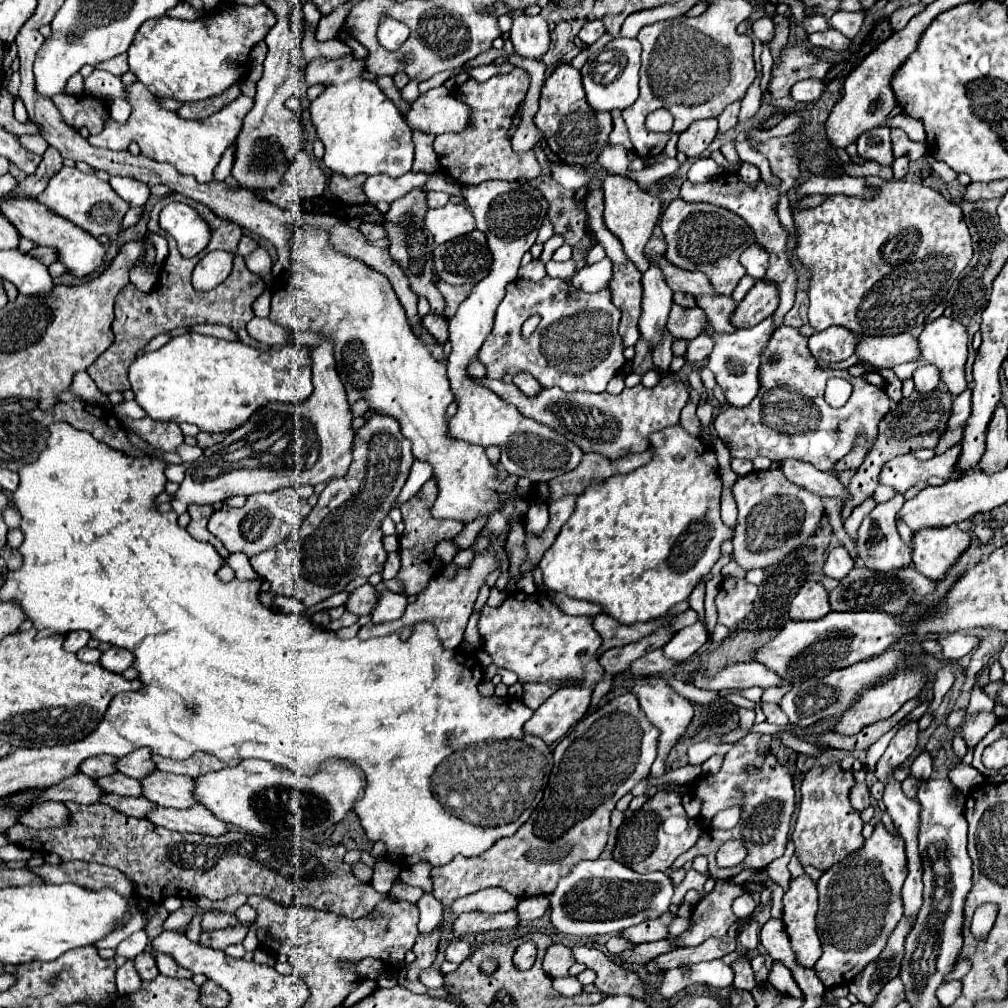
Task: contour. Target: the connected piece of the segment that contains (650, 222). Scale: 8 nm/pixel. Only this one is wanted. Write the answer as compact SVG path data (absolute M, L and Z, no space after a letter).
M609 174L603 182L603 192L605 192L605 210L603 210L603 220L605 226L621 240L623 250L631 262L635 262L635 268L639 272L647 272L649 260L643 254L643 248L647 240L653 234L653 226L659 220L661 214L661 200L651 196L649 192L639 190L635 180L629 180L619 174Z

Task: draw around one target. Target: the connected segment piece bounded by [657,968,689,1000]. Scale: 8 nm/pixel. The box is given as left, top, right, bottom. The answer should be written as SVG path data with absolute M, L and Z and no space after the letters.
M673 968L673 970L667 970L661 974L661 982L659 982L659 988L657 992L663 996L663 998L675 998L683 988L687 988L689 982L681 980L679 978L679 968Z

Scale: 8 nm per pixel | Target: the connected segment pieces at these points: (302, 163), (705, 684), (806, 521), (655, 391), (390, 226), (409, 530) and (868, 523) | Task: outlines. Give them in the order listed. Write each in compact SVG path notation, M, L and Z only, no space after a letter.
M301 150L295 156L295 162L289 166L287 180L283 180L283 186L279 186L279 190L267 190L267 194L261 196L267 198L271 204L301 214L301 201L321 196L325 184L327 176L321 170L321 166L315 160L311 160L305 154L305 150Z
M745 662L745 664L731 664L725 670L721 670L719 674L715 674L713 678L705 678L701 674L697 674L693 678L693 684L697 688L705 688L705 690L733 690L733 688L751 688L751 686L759 686L759 688L773 688L773 686L783 686L785 680L775 674L773 670L769 670L767 666L763 666L761 662Z
M781 468L761 472L753 470L751 474L737 478L731 494L739 508L737 530L733 538L733 560L745 570L767 568L799 550L801 544L815 536L815 530L825 516L823 500L789 482Z
M667 374L655 388L645 388L641 384L625 388L621 394L613 396L609 392L563 392L559 388L545 388L539 396L527 398L513 382L477 378L477 382L491 392L495 392L505 402L517 406L517 410L539 424L547 424L559 430L565 438L575 442L583 452L599 452L607 458L619 458L627 452L645 452L649 448L649 434L657 432L659 426L679 424L681 408L689 400L689 386L679 378L679 374Z
M415 188L411 192L407 192L403 198L395 200L391 204L389 212L385 214L383 228L385 228L387 240L389 240L389 254L401 266L401 270L405 272L411 290L417 292L417 294L427 296L427 300L431 304L431 312L443 314L445 306L447 306L445 298L441 296L437 286L431 282L431 278L433 278L433 248L435 248L435 242L433 242L431 234L427 234L427 230L423 226L427 210L429 210L429 206L427 206L425 188Z
M431 478L421 490L419 494L415 494L415 498L411 498L411 502L405 502L401 506L403 512L403 522L405 522L405 532L399 538L399 556L401 556L401 570L395 576L395 580L399 580L403 584L403 596L415 596L419 594L419 590L423 590L423 586L427 586L427 582L441 574L441 562L435 556L435 544L441 540L453 540L461 530L463 524L461 522L439 522L435 518L431 518L429 508L435 502L435 494L437 494L437 486L435 480Z
M897 494L895 498L891 498L889 502L883 502L883 504L877 504L875 510L871 510L865 520L861 522L859 530L857 530L857 540L855 540L855 550L857 550L857 560L877 572L877 574L889 574L889 572L897 572L897 570L903 570L907 566L911 566L912 563L912 549L909 544L905 544L901 540L901 536L897 534L897 528L895 528L895 514L901 510L905 498L903 494Z

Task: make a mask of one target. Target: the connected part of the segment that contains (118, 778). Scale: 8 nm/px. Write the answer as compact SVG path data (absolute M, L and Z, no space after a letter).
M121 772L109 774L107 778L99 778L97 782L99 782L99 786L103 786L103 790L119 794L119 796L143 796L141 780L135 780Z

